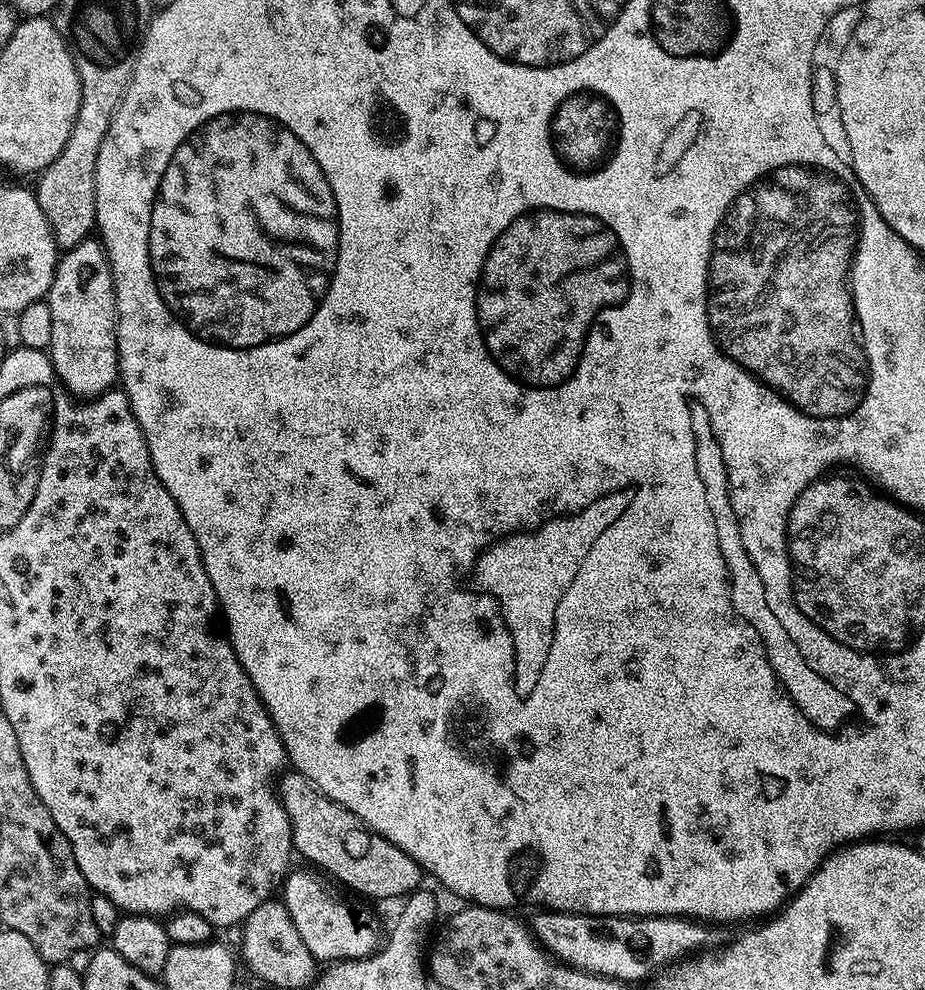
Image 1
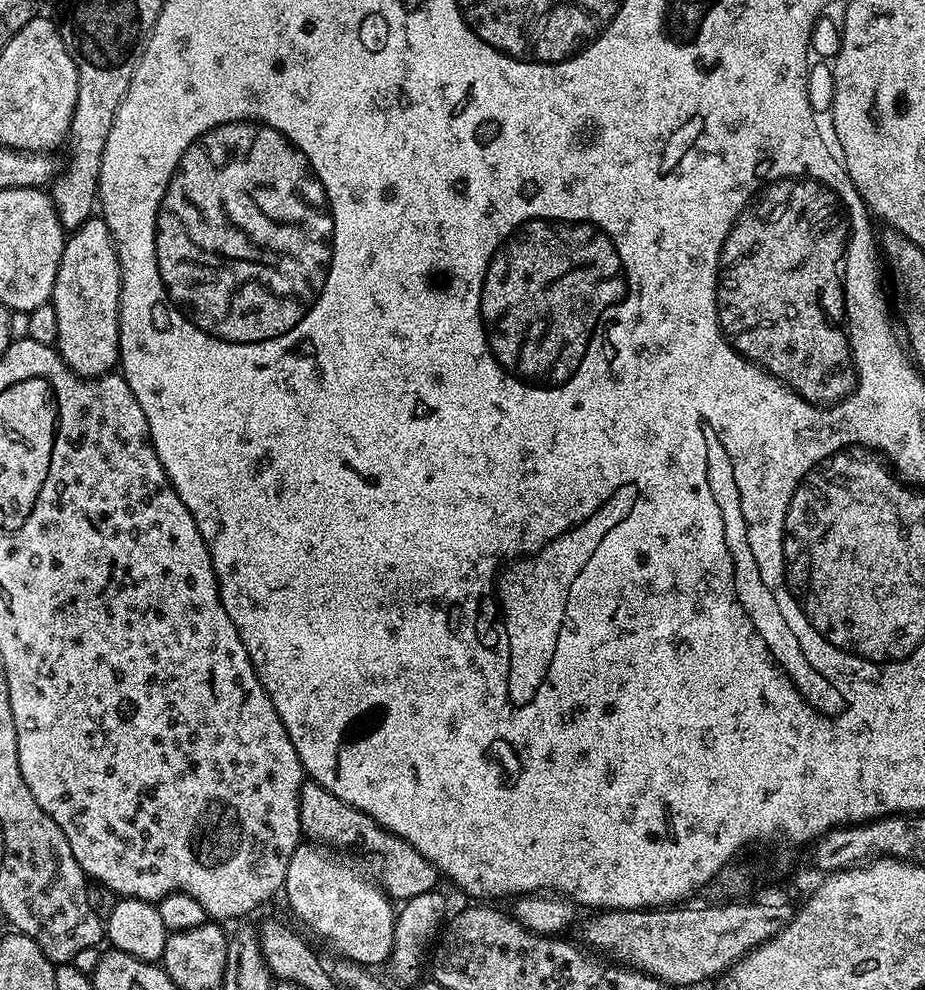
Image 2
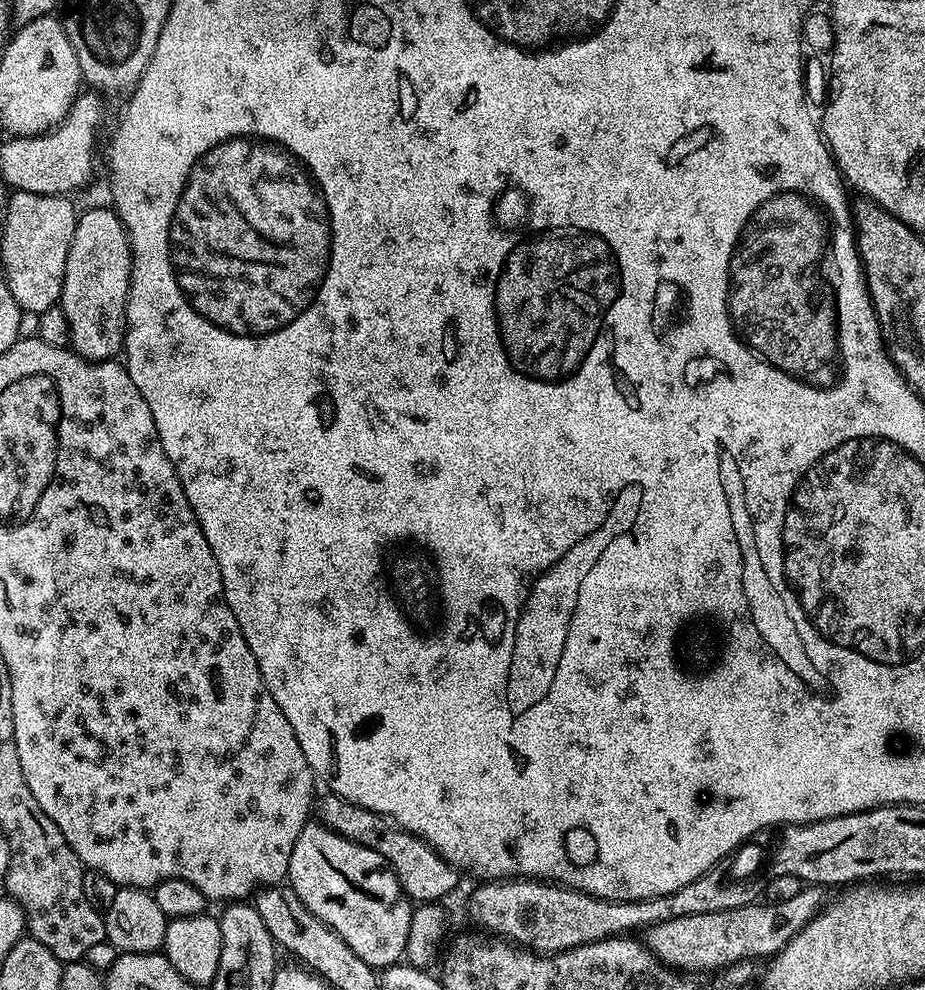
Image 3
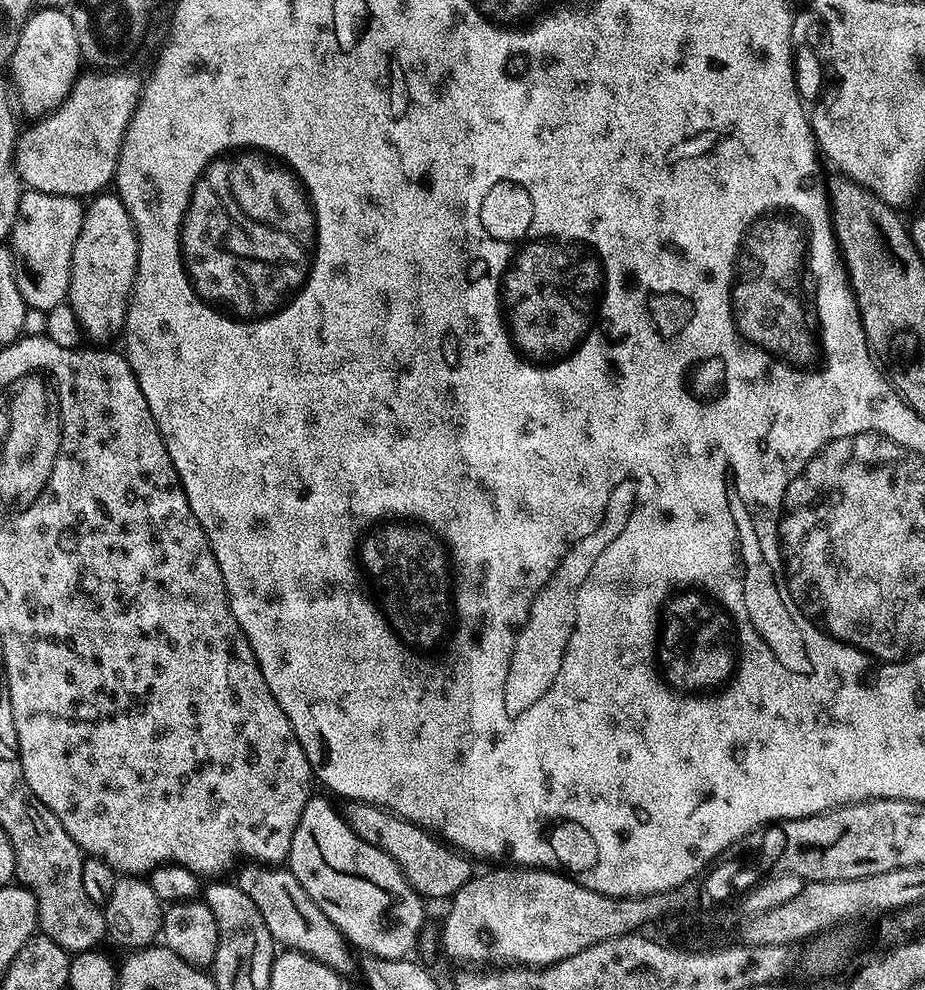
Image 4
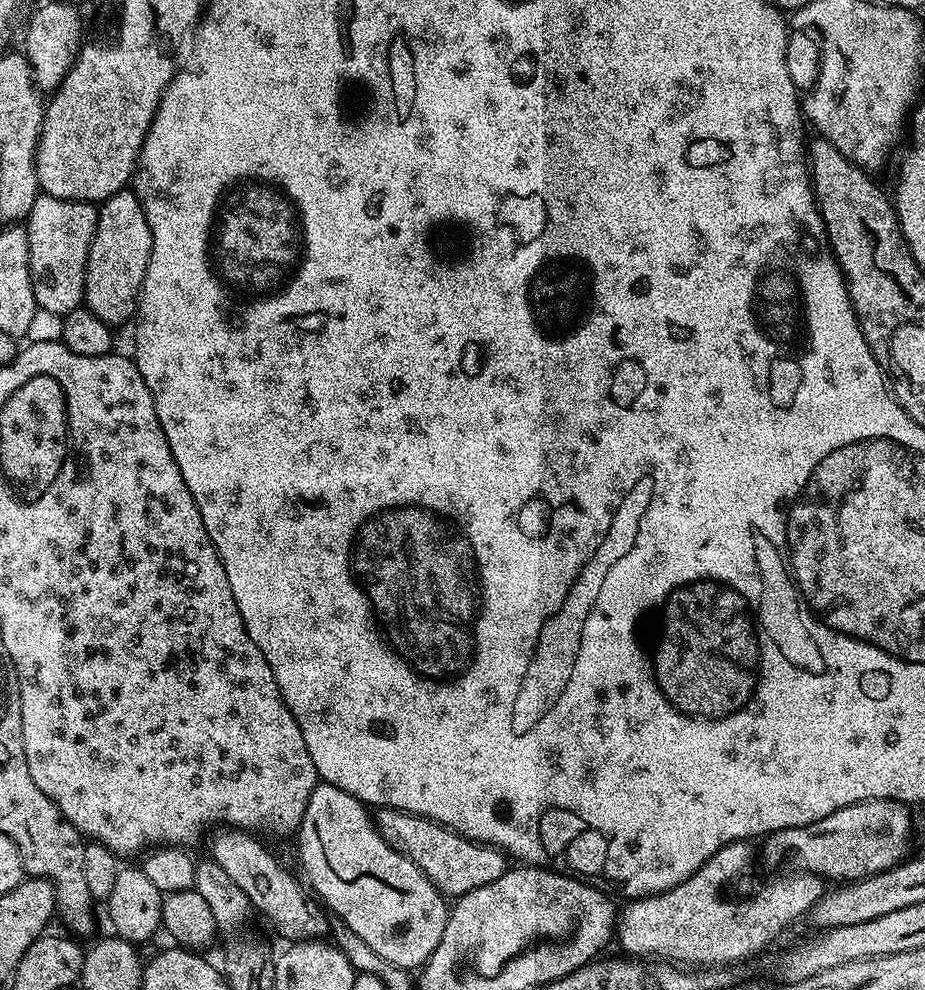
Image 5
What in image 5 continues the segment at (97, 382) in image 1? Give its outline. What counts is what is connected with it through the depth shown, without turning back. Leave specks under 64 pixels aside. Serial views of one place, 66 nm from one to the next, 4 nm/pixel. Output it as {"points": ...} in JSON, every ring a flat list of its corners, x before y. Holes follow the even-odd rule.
{"points":[[135,191,116,192,103,201,96,214,96,233,88,251,88,265,84,275,86,307,113,326,124,324,128,319,131,321,138,312,140,290,144,287,151,253,150,226]]}

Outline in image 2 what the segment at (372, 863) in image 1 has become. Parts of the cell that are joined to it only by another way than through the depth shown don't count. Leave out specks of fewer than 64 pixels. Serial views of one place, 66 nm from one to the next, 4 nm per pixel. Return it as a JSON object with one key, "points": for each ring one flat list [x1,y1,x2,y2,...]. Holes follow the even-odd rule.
{"points":[[306,782,300,787,298,799,303,839,325,849,349,848,352,852,365,852,366,855,373,856,380,867,378,883,393,901,407,902,418,898,418,894,426,894,437,887,436,867,422,854,418,854,414,846,383,828,362,810,342,802,342,798,334,798,334,794,330,794,330,790,326,790,321,784]]}

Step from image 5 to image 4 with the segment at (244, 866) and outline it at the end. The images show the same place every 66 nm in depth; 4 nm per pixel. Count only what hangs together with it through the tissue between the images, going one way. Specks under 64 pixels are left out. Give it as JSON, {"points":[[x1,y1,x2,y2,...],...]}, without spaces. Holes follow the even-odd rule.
{"points":[[248,862,245,865,240,872,238,885,258,906,267,929,281,949,313,956,341,974,347,974,354,968,353,951,348,941,338,930,338,926,334,926,334,922,330,922,330,918,326,918,326,914,318,910,318,902,314,902,314,898,310,898,310,894,302,890,298,878,294,878,287,867,263,862]]}

